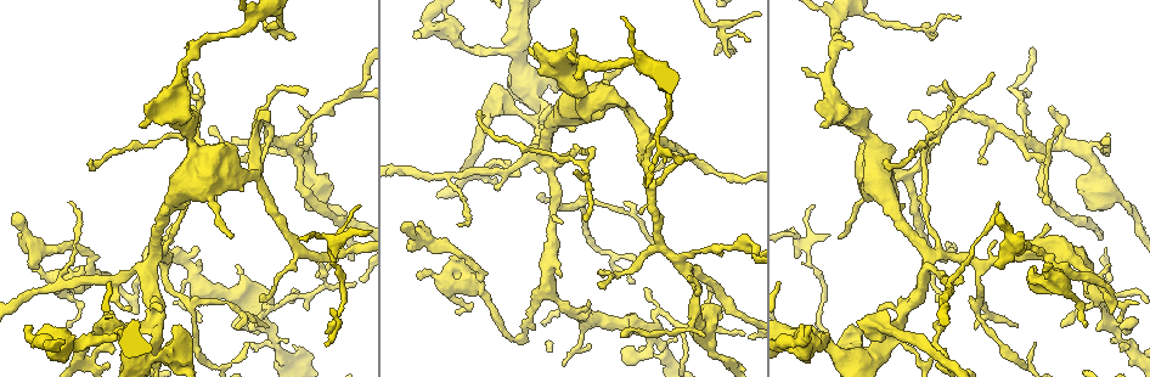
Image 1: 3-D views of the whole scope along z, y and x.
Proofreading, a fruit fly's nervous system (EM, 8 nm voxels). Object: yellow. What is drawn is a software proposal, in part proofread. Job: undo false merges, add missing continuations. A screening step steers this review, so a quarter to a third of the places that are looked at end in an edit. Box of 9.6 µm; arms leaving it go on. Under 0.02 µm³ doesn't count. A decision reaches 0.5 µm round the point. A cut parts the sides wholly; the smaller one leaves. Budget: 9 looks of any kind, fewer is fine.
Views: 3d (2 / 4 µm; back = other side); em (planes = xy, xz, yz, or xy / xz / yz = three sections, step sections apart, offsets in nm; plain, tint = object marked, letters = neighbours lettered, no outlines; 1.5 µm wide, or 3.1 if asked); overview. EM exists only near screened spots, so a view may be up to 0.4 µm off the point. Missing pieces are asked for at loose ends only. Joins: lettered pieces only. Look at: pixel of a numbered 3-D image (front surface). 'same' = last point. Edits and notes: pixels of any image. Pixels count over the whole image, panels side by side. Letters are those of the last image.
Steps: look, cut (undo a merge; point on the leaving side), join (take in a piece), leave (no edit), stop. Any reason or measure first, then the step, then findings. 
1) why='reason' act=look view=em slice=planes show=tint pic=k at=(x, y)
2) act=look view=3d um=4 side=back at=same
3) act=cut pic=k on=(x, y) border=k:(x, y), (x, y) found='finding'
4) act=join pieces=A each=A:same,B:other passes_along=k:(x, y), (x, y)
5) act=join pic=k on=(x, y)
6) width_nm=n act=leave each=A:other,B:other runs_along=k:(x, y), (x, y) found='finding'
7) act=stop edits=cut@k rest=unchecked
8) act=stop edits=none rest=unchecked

why='free end' act=look view=3d um=4 pic=1 at=(412, 36)

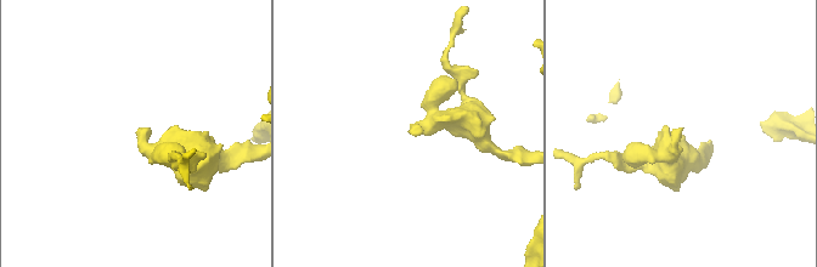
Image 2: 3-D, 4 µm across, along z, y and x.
act=look view=em slice=yz step=4 show=tint pic=2 at=(416, 134)

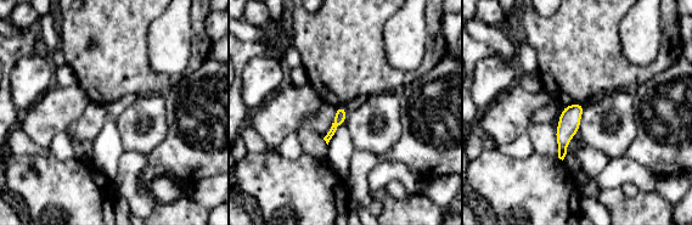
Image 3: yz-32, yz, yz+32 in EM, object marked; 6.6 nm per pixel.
why='see the neighbours' act=look view=em slice=yz step=4 show=letters at=same

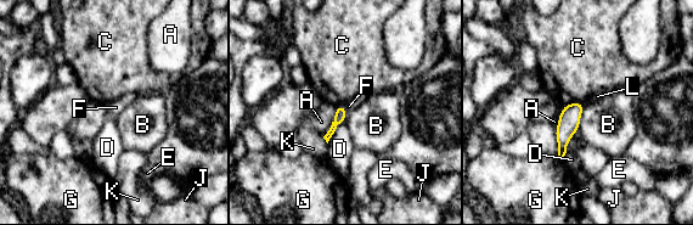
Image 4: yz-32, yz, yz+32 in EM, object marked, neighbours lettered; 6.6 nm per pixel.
act=leave each=A:other,B:other,C:other,D:other,E:other,F:other,G:other,J:other,K:other,L:other border=4:(585, 106), (578, 129) found='no lettered piece goes on from it'

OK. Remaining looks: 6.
why='an open end' act=look view=3d um=2 pic=1 at=(996, 264)

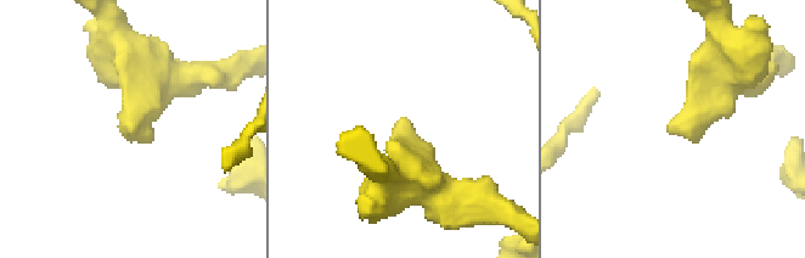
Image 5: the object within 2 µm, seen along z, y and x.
why='need the tissue' act=look view=em slice=yz step=4 show=plain pic=5 at=(402, 119)

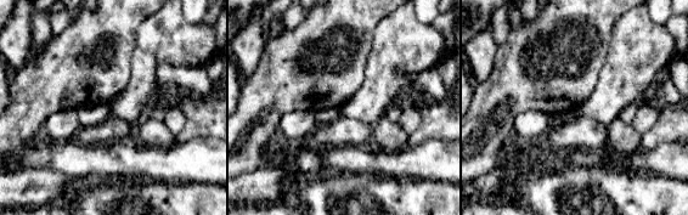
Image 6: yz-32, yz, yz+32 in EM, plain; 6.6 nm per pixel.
why='see the neighbours' act=look view=em slice=yz step=4 show=letters at=same

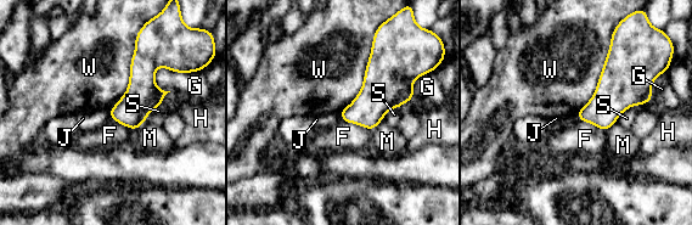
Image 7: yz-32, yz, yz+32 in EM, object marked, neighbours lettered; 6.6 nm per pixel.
longest_contact=W:550nm act=leave each=F:other,G:other,H:other,J:other,M:other,S:other,W:other border=7:(338, 112), (341, 119) found='none of them fits'

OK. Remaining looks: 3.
why='abrupt turn' act=look view=3d um=4 pic=1 at=(520, 338)

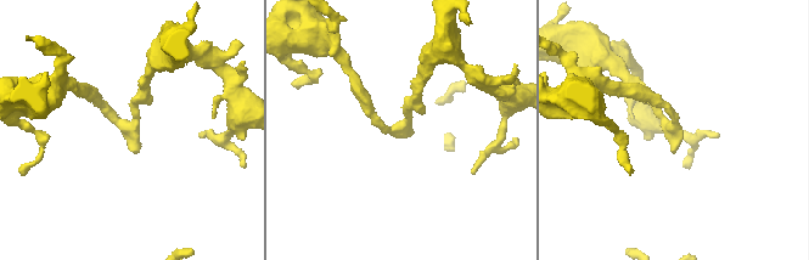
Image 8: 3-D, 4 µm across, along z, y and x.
arm_widths_nm=170,180 why='shape alone is not enough' act=look view=em slice=planes show=tint pic=8 at=(670, 125)

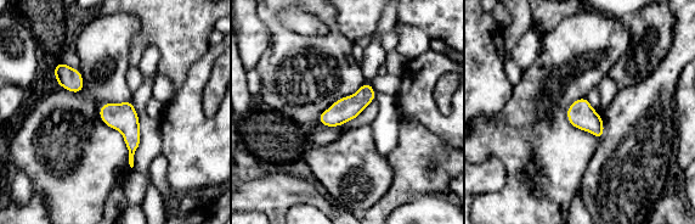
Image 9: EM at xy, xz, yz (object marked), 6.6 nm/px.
why='see the neighbours' act=look view=em slice=planes show=letters at=same

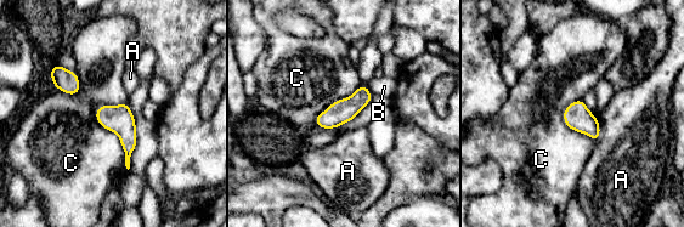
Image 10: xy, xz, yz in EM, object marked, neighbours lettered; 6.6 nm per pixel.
width_nm=160 act=leave each=A:other,B:other,C:other border=10:(94, 111), (118, 136), (128, 169) found='one cell here'

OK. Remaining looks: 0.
act=stop edits=none rest=unchecked

